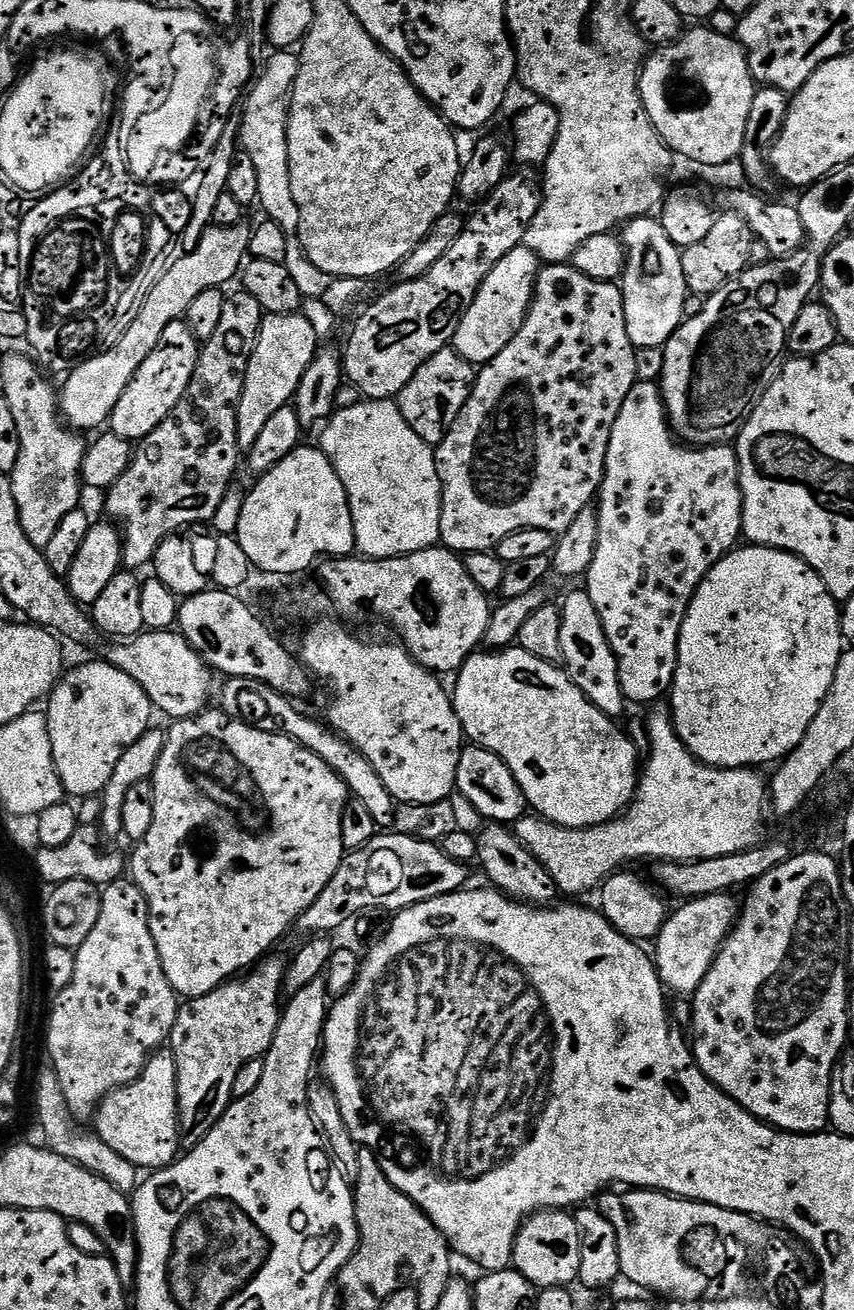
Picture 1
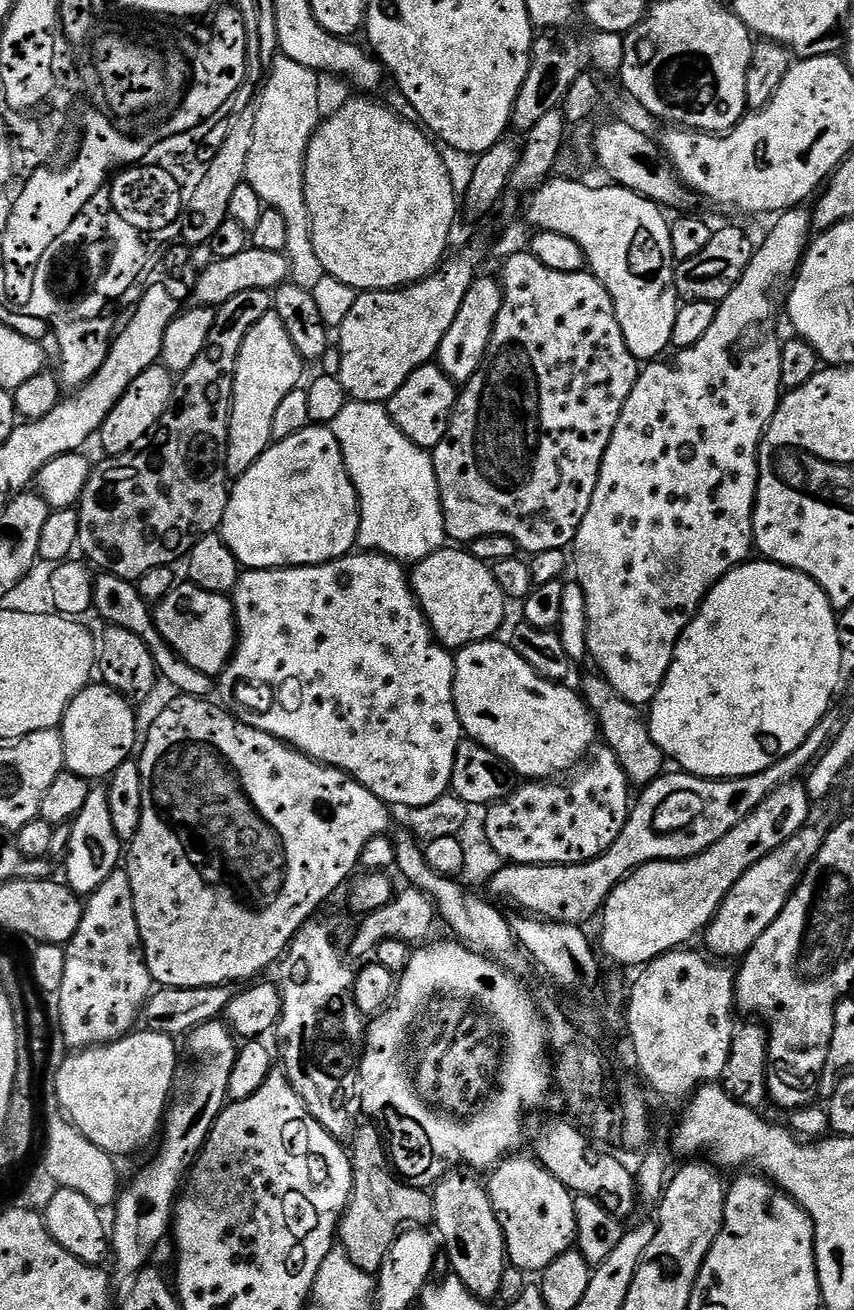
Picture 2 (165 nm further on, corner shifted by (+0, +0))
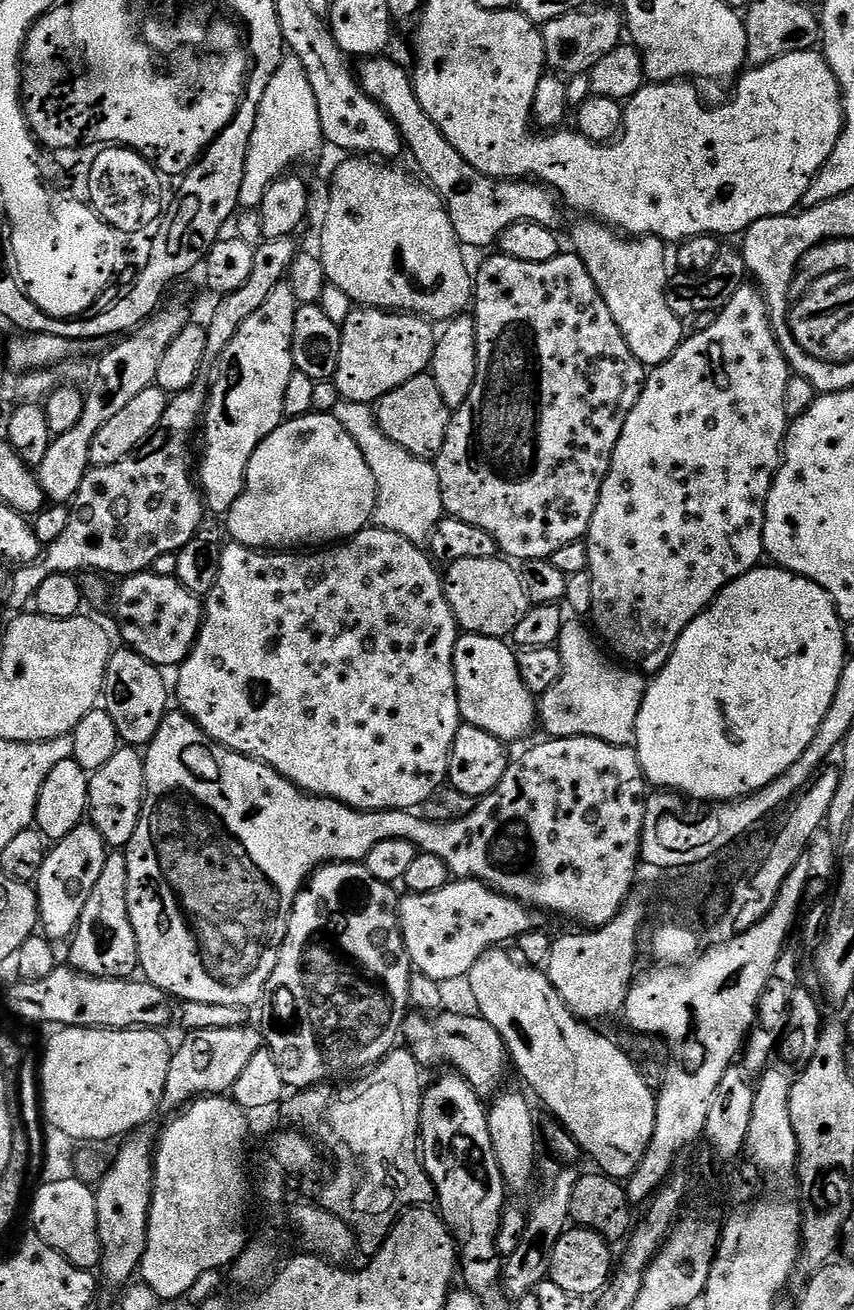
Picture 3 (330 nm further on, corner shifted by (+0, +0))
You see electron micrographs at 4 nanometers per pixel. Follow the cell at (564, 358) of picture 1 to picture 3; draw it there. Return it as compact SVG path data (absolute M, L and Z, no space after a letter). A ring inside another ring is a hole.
M503 254L495 255L496 256L490 257L480 269L475 269L474 272L474 319L476 322L476 345L478 346L478 362L476 363L474 390L470 390L470 398L466 398L464 405L453 411L452 421L450 422L448 433L446 434L446 442L442 442L442 450L436 455L434 463L436 473L438 474L440 489L442 490L444 510L448 516L458 518L462 522L470 522L470 526L478 526L478 530L486 530L486 534L490 534L490 538L494 538L497 549L499 549L505 557L511 558L513 561L546 560L553 556L558 550L562 550L562 546L570 546L570 542L578 542L587 537L588 527L594 518L594 510L598 506L598 498L602 494L602 482L606 482L606 474L610 470L610 462L614 458L614 446L618 446L618 438L622 434L622 426L626 422L630 410L634 410L634 402L638 402L640 391L644 389L646 365L642 362L638 362L638 358L634 358L630 346L626 346L626 338L622 338L622 330L618 330L618 322L614 322L614 314L610 314L610 306L606 306L606 302L602 298L598 286L594 286L594 278L590 278L590 274L586 270L584 263L580 261L579 256L575 254L569 254L569 256L567 256L567 254L561 254L550 258L550 262L522 262L518 258L510 258Z

